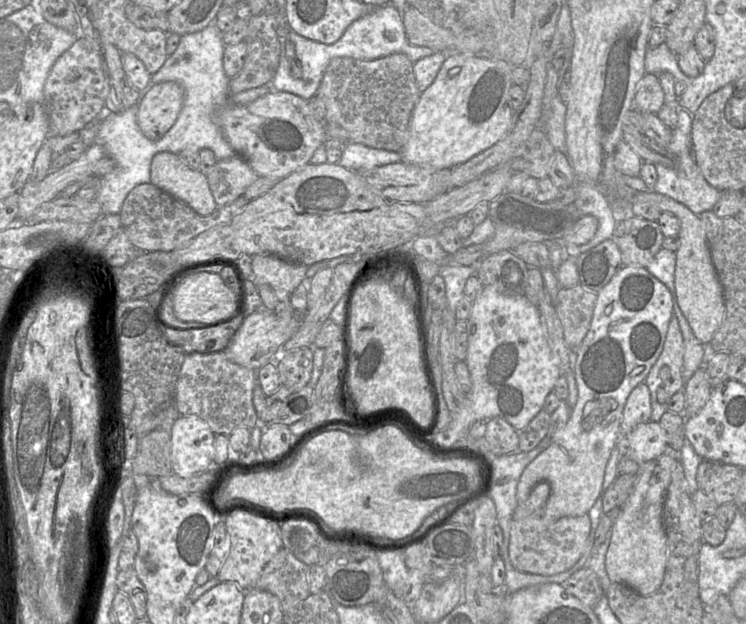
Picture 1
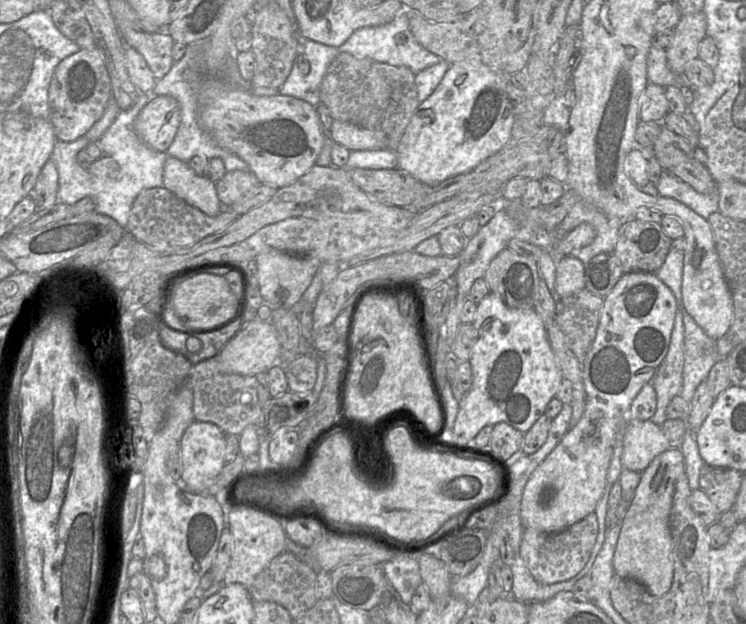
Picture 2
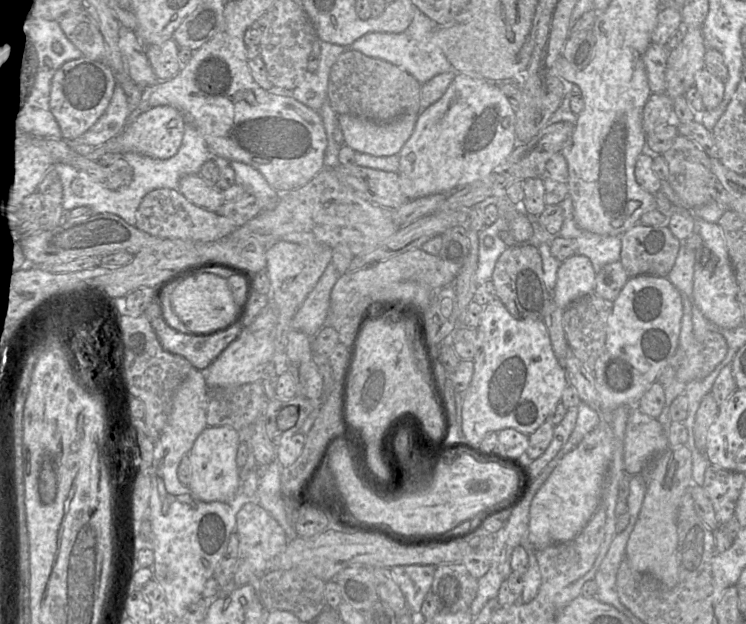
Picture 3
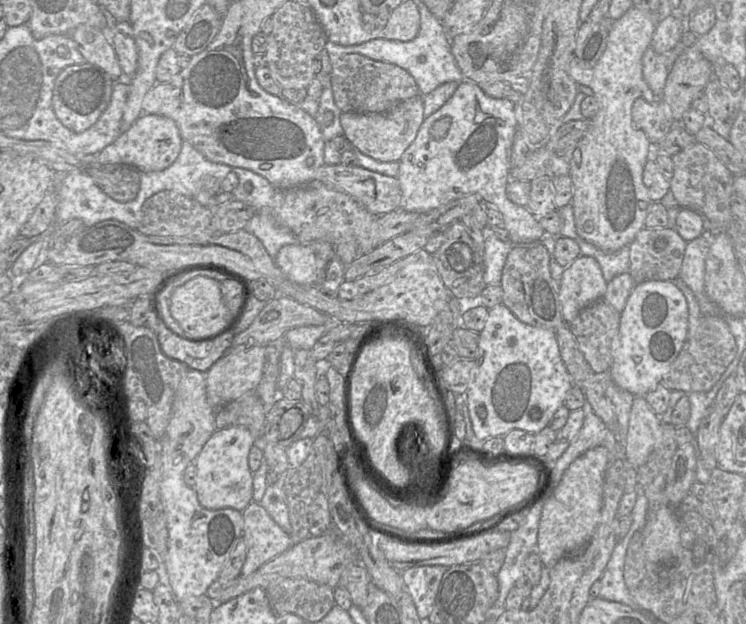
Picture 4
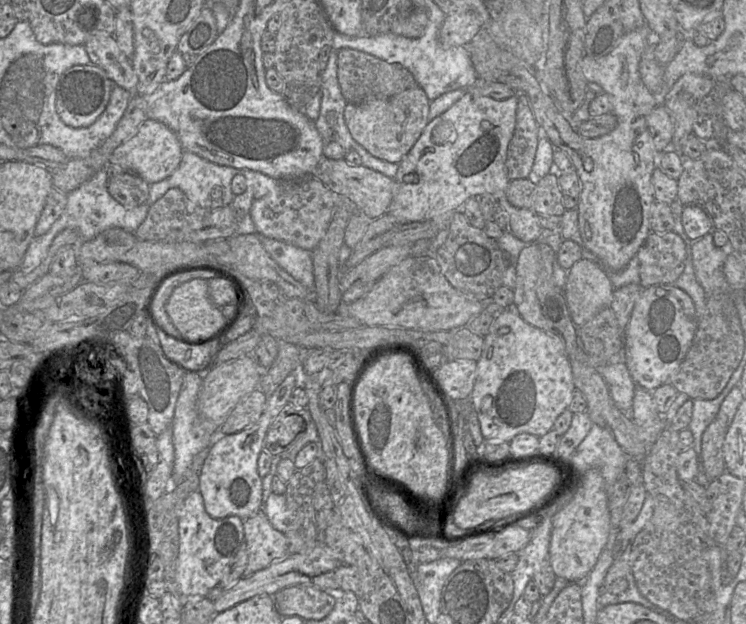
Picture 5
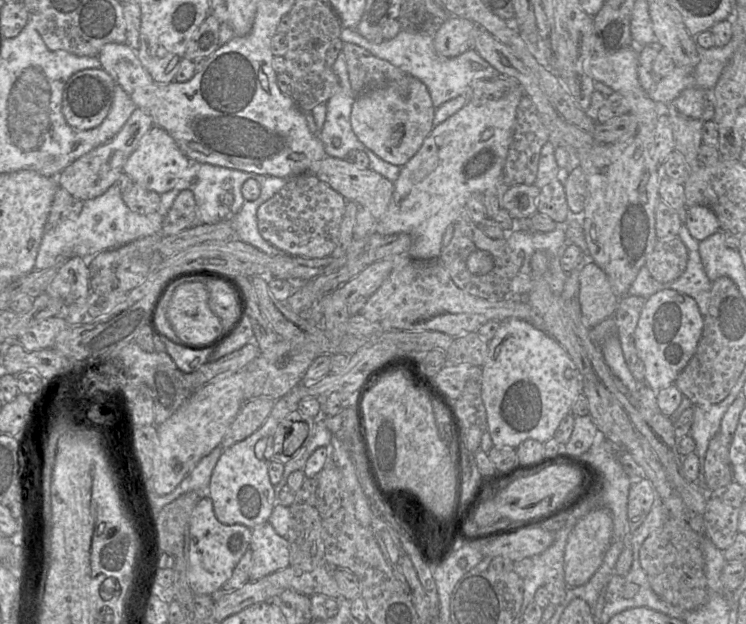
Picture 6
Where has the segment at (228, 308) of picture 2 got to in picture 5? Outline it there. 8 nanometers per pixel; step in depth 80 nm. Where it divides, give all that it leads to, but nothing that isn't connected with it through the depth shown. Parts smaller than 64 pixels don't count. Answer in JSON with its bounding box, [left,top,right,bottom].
[166,278,225,341]

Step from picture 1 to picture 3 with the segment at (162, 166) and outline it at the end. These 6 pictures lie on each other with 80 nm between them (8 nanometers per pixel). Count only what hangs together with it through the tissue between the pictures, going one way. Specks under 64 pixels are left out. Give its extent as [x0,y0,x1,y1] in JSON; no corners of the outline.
[177,175,225,212]

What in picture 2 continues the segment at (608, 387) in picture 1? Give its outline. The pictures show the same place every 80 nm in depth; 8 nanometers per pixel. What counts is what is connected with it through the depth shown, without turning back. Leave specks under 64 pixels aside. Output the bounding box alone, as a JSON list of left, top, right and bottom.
[520,273,677,533]

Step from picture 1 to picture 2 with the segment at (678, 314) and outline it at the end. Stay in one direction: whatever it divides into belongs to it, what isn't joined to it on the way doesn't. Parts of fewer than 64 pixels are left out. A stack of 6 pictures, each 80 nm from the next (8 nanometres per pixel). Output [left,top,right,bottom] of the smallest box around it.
[677,306,721,404]

